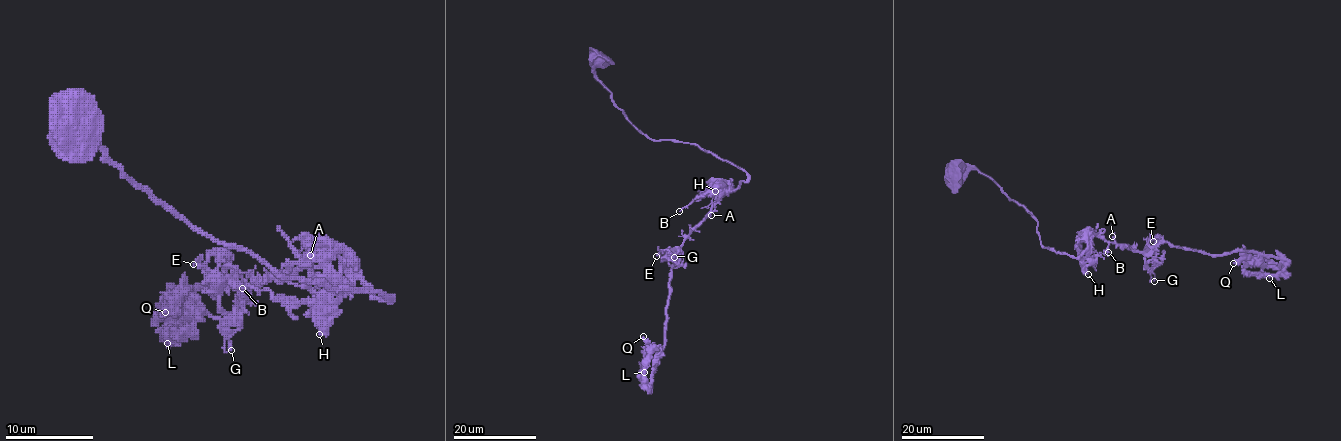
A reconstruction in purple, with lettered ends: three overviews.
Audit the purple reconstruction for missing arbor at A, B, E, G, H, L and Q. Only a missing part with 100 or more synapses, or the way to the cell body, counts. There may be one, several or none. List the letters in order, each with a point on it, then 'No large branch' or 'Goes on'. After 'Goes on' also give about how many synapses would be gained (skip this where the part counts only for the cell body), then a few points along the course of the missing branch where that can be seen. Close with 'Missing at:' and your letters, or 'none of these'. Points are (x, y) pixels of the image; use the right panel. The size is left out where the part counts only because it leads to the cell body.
A: Place: (1112, 236). No large branch
B: Place: (1108, 252). No large branch
E: Place: (1153, 241). No large branch
G: Place: (1154, 281). No large branch
H: Place: (1088, 274). No large branch
L: Place: (1269, 278). No large branch
Q: Place: (1233, 263). No large branch
Missing at: none of these

